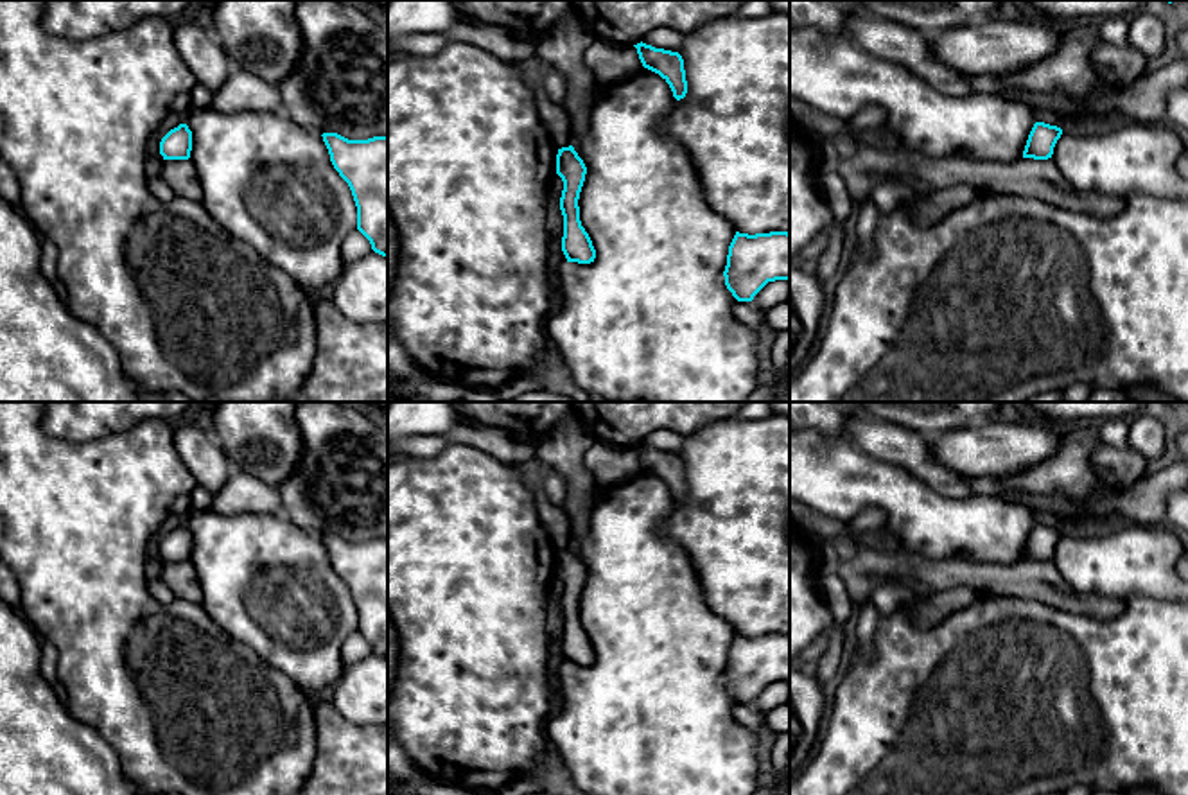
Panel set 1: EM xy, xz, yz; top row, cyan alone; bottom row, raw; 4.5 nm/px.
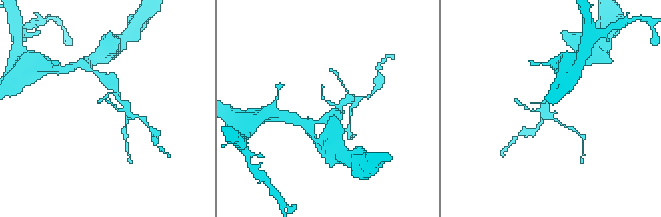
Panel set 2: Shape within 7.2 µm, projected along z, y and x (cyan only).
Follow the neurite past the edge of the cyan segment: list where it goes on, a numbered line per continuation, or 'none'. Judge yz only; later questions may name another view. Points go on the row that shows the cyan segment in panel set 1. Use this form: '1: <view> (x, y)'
none

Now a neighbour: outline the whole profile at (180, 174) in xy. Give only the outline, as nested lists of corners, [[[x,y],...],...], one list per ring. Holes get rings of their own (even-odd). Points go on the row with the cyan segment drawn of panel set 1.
[[[165,160],[162,178],[172,188],[176,197],[201,201],[203,188],[190,160]]]

